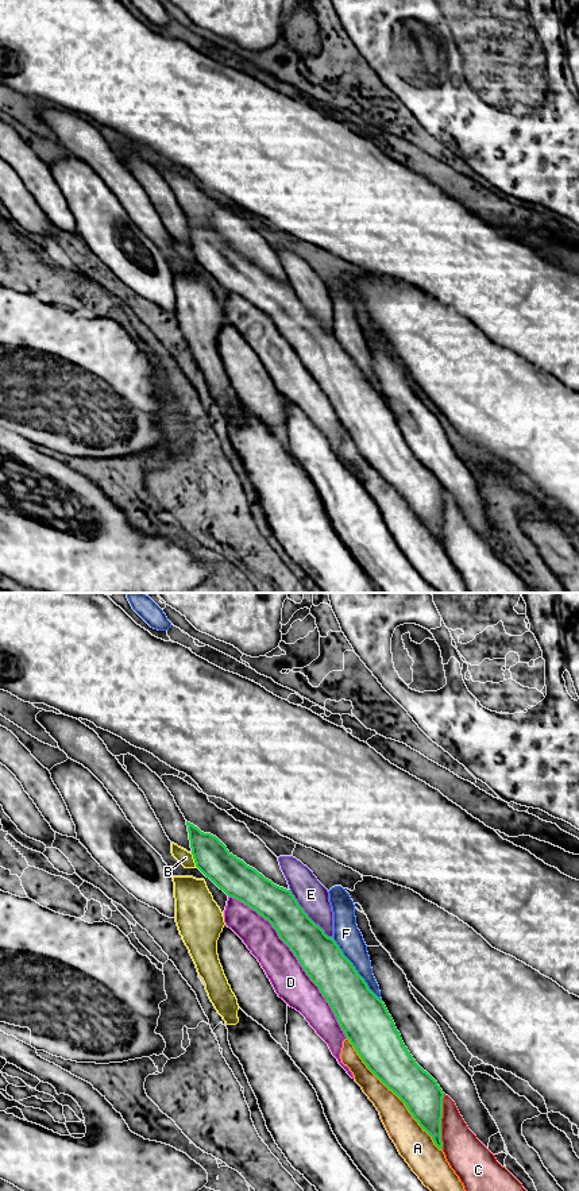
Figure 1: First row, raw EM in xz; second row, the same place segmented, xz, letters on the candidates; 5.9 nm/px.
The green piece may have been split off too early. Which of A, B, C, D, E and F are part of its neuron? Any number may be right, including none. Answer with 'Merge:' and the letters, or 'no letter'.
Merge: no letter

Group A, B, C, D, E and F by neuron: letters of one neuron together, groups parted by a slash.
A / B / C / D / E / F

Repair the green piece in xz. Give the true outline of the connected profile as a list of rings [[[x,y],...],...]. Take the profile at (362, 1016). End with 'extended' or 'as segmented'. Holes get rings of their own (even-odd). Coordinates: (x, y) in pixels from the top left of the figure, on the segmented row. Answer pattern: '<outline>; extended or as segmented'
[[[188,821],[186,825],[196,867],[228,897],[243,902],[273,925],[279,938],[290,948],[306,975],[329,1003],[341,1030],[367,1068],[405,1103],[422,1130],[443,1150],[443,1090],[416,1063],[385,1003],[368,988],[352,963],[343,955],[333,937],[328,937],[308,917],[290,890],[274,884],[255,868],[233,856],[216,836],[201,832]]]; as segmented

